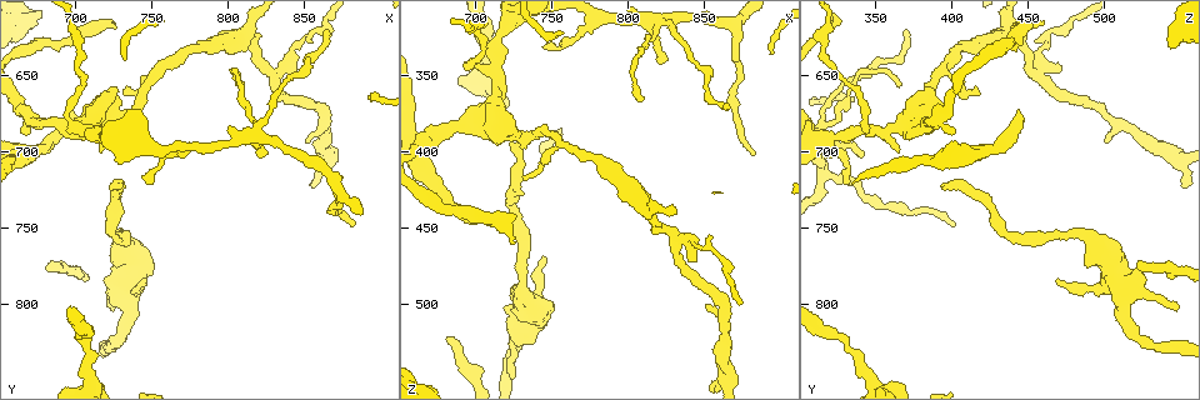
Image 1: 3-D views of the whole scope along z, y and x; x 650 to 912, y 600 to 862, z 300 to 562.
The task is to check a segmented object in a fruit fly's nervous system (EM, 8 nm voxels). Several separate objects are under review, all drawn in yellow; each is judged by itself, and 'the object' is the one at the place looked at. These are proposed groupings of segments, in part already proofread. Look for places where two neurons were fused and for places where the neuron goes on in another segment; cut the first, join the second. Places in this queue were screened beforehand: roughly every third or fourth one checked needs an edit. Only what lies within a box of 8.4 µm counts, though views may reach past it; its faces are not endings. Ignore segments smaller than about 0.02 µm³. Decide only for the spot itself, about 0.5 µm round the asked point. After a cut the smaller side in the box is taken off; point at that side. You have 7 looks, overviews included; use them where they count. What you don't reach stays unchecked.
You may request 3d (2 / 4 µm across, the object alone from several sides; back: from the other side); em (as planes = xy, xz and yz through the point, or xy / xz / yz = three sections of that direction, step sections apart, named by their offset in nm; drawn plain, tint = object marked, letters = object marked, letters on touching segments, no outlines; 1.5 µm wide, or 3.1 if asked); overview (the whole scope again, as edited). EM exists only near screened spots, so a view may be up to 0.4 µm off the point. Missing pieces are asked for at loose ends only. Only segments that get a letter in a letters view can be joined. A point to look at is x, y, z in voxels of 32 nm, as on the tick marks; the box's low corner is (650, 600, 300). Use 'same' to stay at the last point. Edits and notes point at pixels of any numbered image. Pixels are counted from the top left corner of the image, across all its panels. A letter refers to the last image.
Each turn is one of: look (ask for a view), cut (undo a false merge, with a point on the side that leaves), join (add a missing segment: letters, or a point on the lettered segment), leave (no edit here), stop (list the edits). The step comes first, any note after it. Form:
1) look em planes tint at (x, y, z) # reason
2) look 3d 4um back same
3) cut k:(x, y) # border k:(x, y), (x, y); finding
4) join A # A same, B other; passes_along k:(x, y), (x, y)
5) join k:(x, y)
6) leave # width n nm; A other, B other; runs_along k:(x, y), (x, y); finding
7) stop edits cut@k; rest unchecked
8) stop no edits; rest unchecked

look em yz step 8 letters at (712, 686, 342) # side arm on a straight run

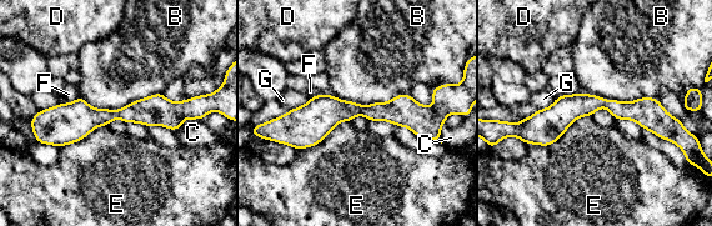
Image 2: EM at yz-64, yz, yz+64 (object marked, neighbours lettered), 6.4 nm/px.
leave # width 140 nm; longest_contact B 550 nm; B other, C other, D other, E other, F other, G other; continuous, no second neuron

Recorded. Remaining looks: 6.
look 3d 2um at (698, 672, 444) # free end

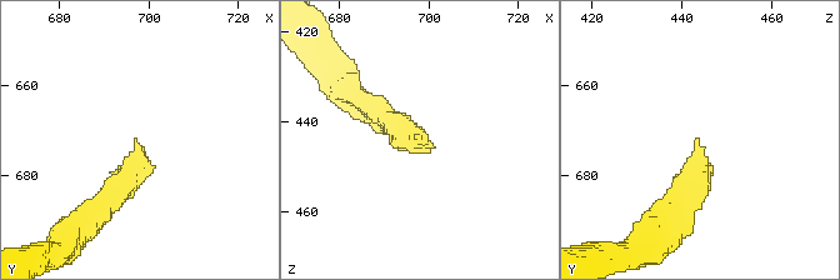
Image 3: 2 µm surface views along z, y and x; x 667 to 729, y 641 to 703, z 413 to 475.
look em planes letters at (697, 673, 443) # shape alone is not enough

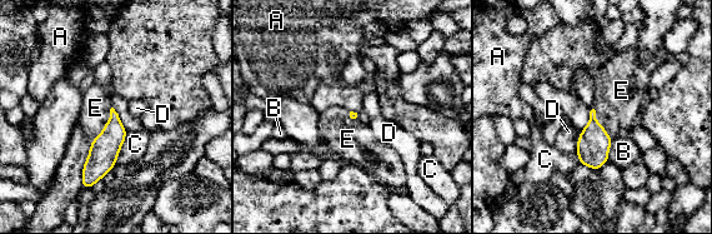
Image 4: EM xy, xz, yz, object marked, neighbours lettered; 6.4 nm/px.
join E # longest_contact E 260 nm; A other, B other, C other, D other, E same; passes_along 4:(104, 149), (105, 124), (95, 108); it goes on there

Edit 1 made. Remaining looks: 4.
look overview # see it whole again

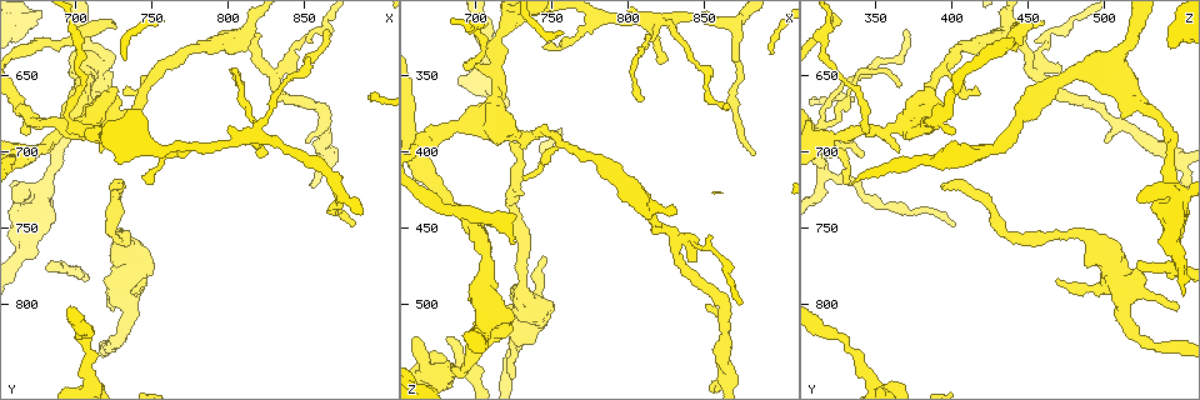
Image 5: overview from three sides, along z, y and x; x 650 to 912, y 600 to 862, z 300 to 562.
look 3d 2um at (730, 724, 392) # long arm stops here

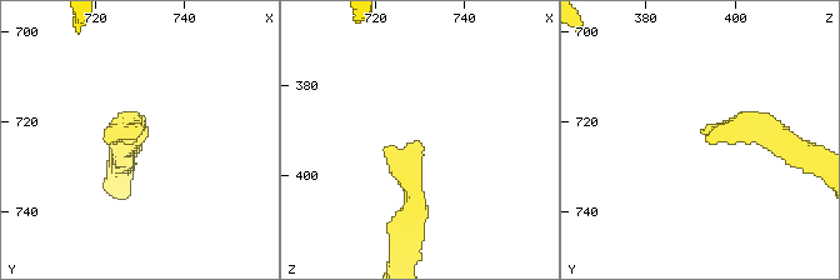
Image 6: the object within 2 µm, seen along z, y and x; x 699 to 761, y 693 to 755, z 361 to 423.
look em xy step 4 letters at (729, 722, 393)

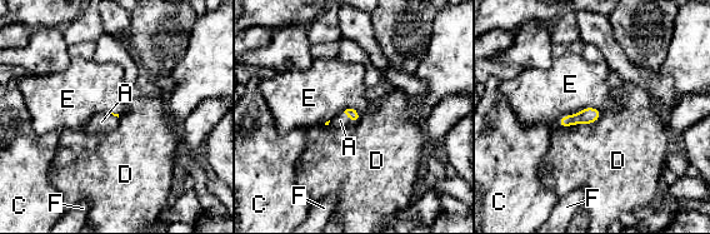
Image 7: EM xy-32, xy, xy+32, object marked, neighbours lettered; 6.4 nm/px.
join A # A same, C other, D other, E other, F other; the neuron continues

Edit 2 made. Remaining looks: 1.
stop edits join@4, join@7; rest unchecked

